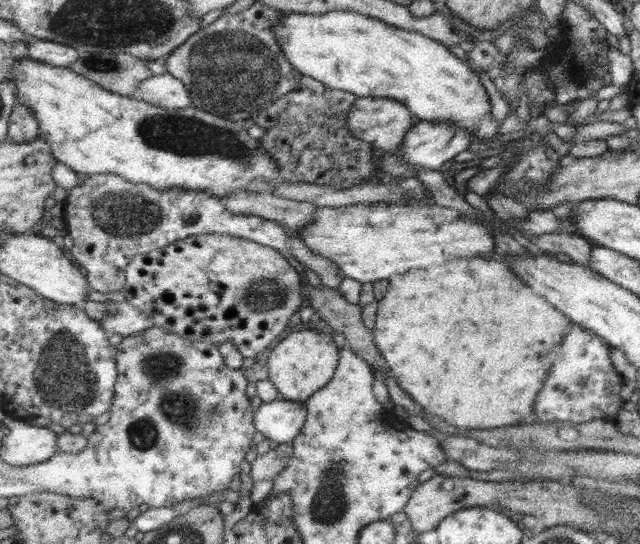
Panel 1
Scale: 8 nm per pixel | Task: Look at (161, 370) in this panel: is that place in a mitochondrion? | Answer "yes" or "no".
yes

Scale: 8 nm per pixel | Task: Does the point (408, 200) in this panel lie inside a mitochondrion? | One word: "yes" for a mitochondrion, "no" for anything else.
no

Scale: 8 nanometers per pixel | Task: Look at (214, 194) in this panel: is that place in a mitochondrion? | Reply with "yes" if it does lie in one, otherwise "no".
no

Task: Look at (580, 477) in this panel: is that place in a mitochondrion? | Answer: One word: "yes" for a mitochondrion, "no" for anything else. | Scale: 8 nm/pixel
no

